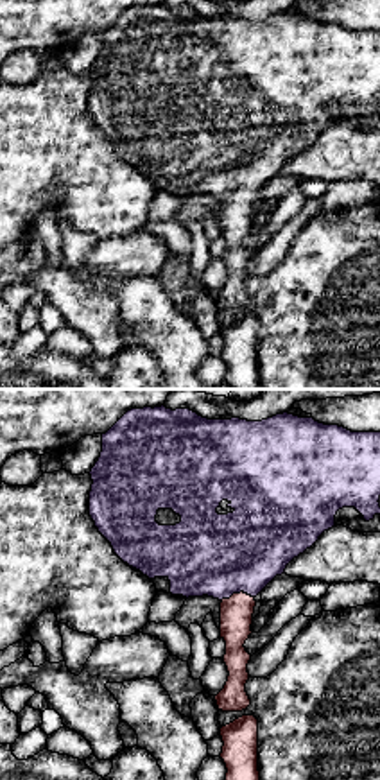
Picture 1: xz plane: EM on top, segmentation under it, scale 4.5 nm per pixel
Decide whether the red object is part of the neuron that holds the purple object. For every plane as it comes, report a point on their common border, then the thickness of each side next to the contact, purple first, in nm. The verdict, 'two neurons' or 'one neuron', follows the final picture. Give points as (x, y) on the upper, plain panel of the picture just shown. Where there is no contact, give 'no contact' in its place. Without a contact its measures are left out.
(237, 190) | 380/140 nm

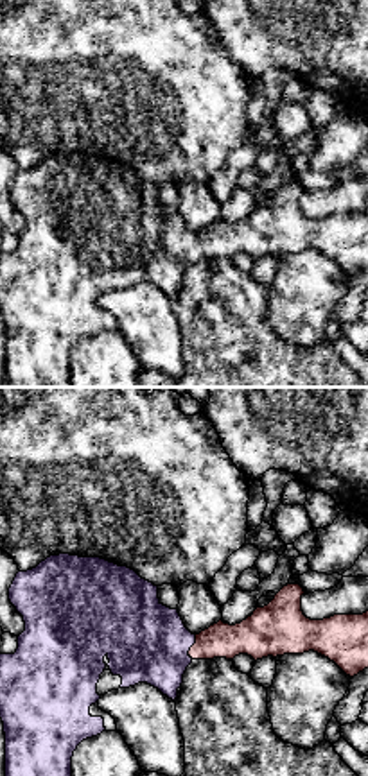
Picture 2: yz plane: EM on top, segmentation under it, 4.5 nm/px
(191, 244) | 360/160 nm

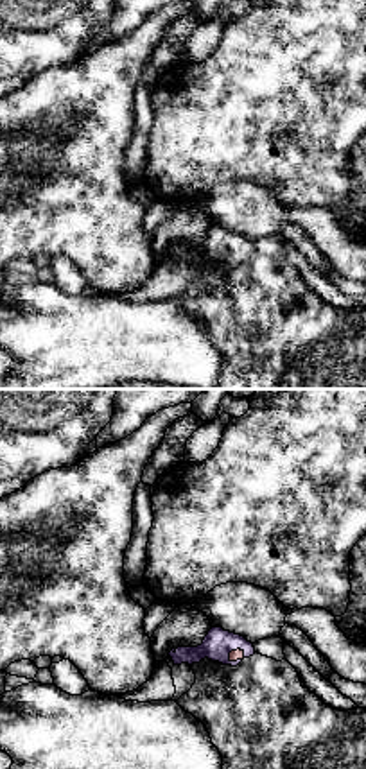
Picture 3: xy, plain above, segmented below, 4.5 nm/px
(237, 259) | 140/50 nm

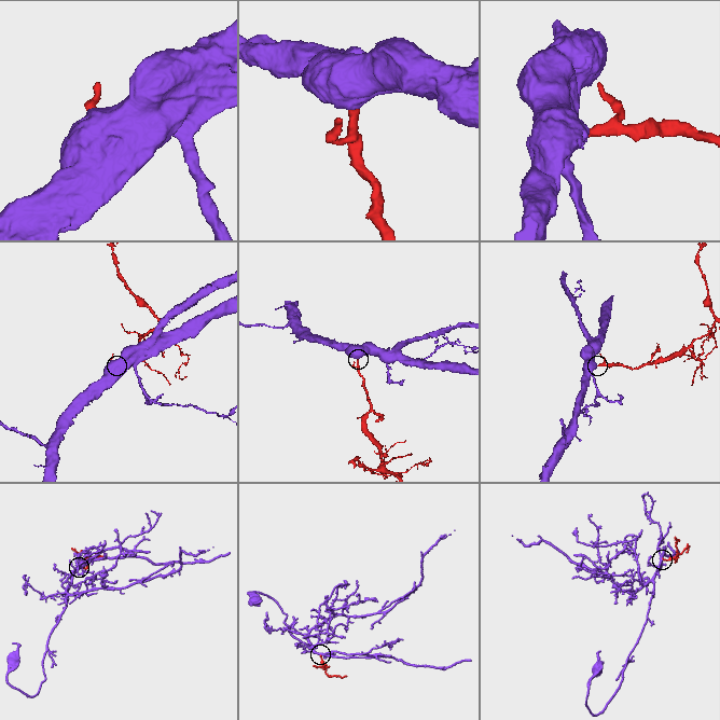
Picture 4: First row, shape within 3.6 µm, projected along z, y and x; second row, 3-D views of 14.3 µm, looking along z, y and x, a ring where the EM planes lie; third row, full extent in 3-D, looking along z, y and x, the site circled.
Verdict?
one neuron

